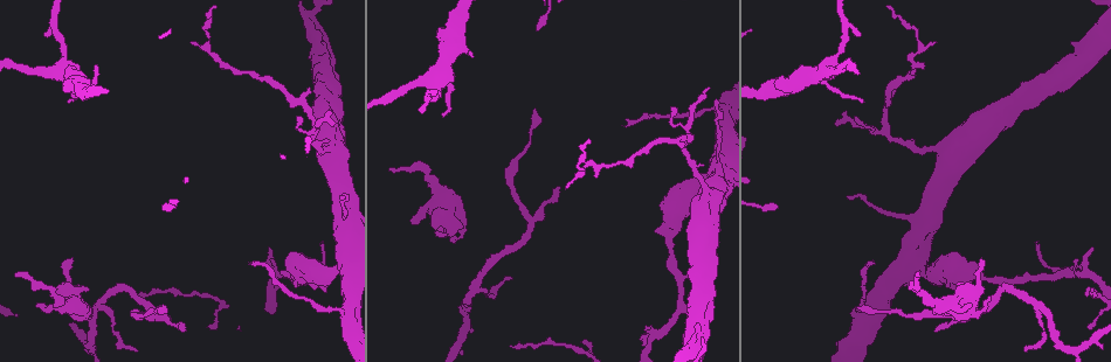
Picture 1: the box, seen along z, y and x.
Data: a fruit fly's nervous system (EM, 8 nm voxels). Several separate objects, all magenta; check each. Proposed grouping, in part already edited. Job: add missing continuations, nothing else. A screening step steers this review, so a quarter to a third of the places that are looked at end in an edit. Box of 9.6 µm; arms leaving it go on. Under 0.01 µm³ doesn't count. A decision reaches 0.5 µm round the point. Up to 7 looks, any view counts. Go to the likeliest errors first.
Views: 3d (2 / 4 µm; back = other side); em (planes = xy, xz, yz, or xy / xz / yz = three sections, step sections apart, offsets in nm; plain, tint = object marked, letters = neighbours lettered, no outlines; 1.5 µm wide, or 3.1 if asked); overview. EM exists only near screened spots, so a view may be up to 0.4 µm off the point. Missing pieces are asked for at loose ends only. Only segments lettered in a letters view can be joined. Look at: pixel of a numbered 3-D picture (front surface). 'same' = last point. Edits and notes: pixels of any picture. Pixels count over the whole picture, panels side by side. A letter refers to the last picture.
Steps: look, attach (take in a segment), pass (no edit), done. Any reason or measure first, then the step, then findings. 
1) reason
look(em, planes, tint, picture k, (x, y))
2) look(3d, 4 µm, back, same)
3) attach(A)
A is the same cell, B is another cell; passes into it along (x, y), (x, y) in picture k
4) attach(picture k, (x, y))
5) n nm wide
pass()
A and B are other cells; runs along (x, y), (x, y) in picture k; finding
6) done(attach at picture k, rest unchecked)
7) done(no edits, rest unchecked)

thin end
look(3d, 2 µm, picture 1, (412, 222))

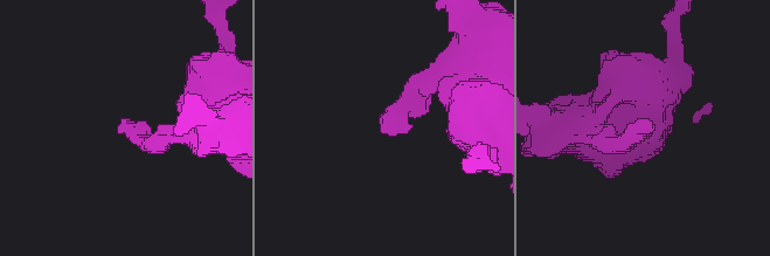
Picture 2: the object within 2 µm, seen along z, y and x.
need the tissue
look(em, planes, letters, picture 2, (648, 122))

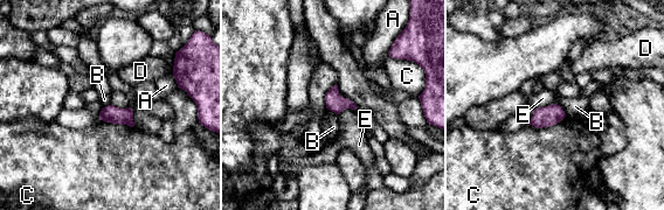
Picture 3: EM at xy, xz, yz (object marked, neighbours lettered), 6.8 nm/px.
C touches over 220 nm
pass()
A, B, C, D and E are other cells; border along (557, 103), (566, 116) in picture 3; no lettered segment goes on from it

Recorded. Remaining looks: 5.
tapers out
look(em, planes, letters, picture 1, (184, 332))

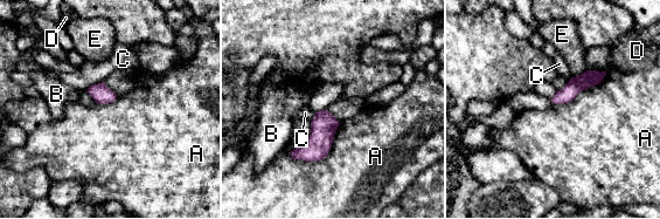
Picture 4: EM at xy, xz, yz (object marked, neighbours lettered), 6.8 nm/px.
pass()
A, B, C, D and E are other cells; runs along (601, 74), (555, 100) in picture 4; none of them fits

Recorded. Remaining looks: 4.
tapers out
look(3d, 2 µm, picture 1, (189, 42))

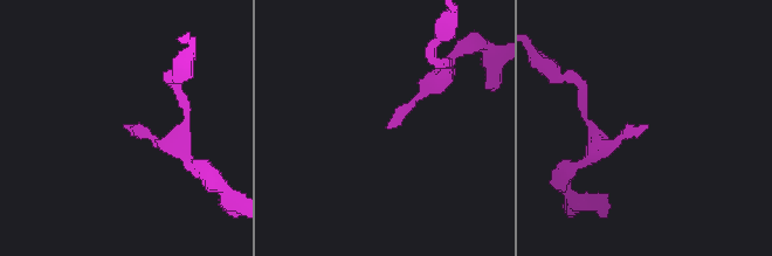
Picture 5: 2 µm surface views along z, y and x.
now the EM
look(em, xz, step 4, letters, picture 5, (646, 128))

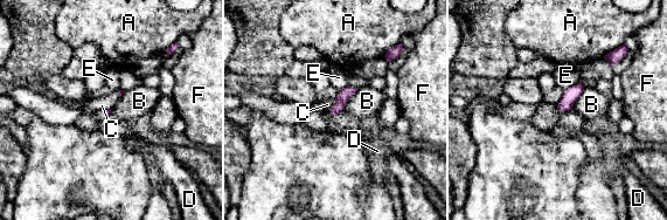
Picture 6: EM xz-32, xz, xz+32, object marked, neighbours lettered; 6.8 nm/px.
B touches over 200 nm
pass()
A, B, C, D, E and F are other cells; none of them fits

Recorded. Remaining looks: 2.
done(no edits, rest unchecked)

